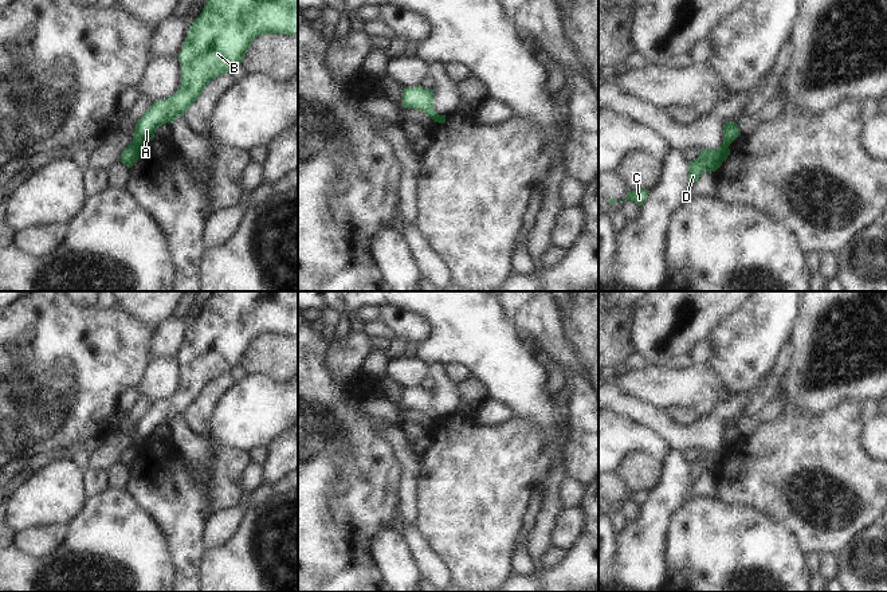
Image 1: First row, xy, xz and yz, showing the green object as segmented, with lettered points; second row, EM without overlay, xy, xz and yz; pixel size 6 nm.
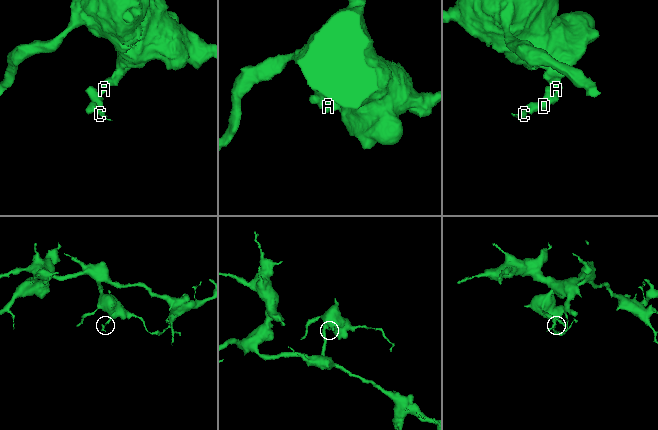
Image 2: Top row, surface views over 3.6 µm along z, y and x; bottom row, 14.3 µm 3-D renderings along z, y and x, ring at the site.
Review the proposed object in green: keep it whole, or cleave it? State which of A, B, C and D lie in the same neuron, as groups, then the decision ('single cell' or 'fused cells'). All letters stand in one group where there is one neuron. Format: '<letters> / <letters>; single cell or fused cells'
A B / C D; fused cells

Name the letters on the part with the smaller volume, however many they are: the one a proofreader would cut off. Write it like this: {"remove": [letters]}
{"remove": ["C", "D"]}

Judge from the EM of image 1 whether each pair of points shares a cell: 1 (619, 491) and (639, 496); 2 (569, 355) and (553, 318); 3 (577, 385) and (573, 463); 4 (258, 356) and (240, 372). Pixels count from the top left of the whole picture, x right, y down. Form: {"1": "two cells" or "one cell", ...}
{"1": "one cell", "2": "one cell", "3": "one cell", "4": "two cells"}

